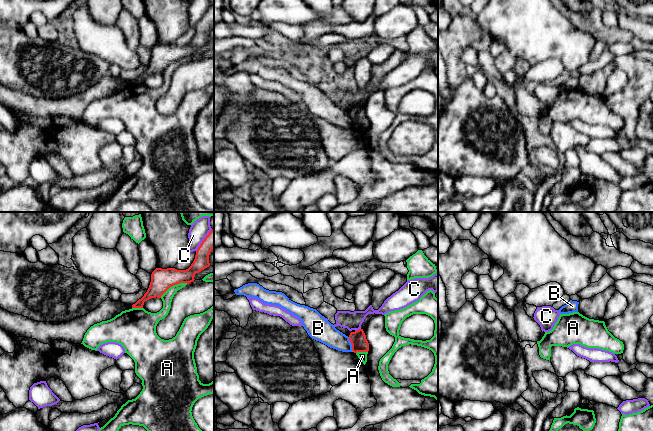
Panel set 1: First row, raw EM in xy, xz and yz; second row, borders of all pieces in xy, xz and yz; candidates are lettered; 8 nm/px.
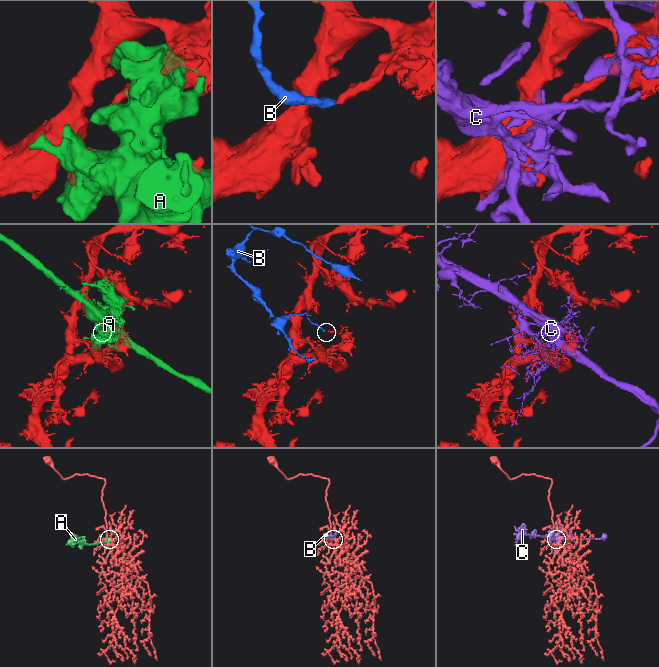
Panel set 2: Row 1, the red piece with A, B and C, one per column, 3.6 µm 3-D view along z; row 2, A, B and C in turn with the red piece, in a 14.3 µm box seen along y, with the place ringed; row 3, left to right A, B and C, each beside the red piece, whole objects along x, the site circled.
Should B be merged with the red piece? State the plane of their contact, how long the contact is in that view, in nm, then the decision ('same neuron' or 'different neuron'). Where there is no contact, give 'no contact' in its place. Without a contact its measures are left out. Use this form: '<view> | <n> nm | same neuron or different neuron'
xz | 120 nm | different neuron

